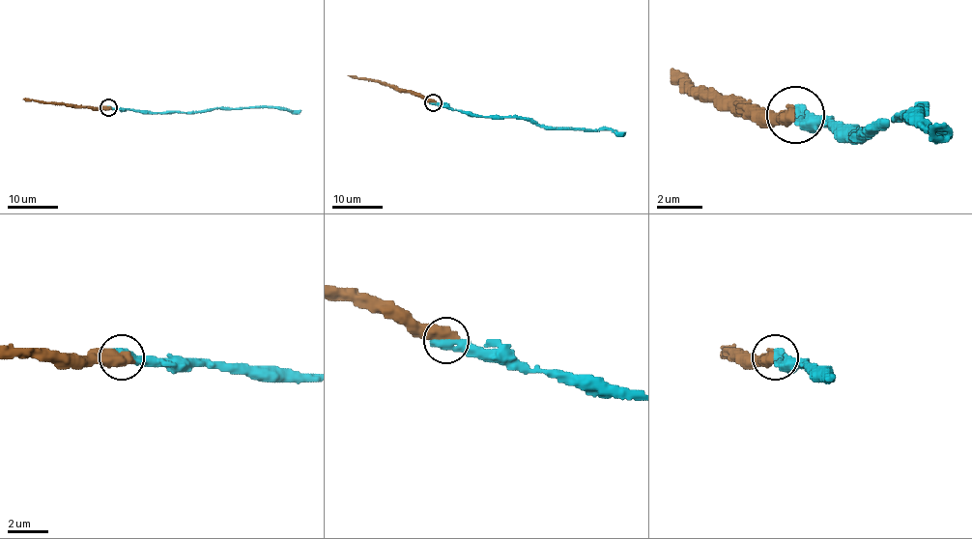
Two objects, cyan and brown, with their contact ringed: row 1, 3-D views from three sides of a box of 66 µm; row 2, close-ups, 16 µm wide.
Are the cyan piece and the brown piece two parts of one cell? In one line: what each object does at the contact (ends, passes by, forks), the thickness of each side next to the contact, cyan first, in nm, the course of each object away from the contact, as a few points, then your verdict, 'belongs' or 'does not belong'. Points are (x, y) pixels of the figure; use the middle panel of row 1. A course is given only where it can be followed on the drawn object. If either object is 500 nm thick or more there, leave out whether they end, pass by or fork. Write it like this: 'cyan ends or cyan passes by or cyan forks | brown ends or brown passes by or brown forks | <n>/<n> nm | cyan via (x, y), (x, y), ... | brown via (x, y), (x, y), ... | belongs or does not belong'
700/650 nm | cyan via (433, 102), (482, 117), (526, 117), (548, 127), (626, 131) | brown via (433, 101), (426, 101), (418, 95), (398, 92), (381, 82), (348, 75) | belongs

